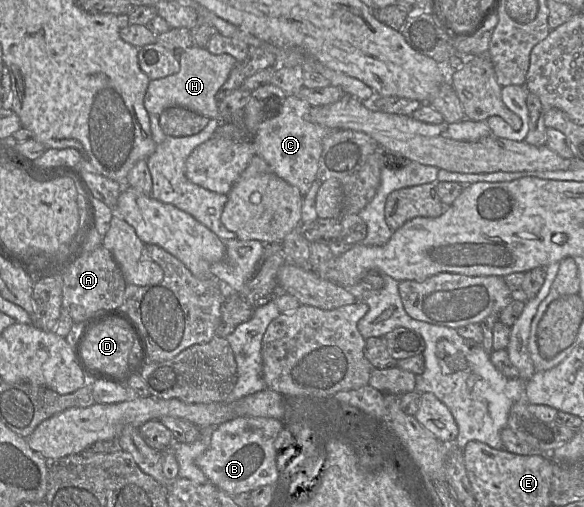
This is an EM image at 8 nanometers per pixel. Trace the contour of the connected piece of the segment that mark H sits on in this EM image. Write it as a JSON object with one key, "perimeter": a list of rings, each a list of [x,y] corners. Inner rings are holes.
{"perimeter":[[[192,46],[179,56],[178,73],[150,80],[144,97],[144,106],[149,114],[160,115],[170,107],[182,107],[209,119],[219,118],[219,102],[216,94],[226,82],[237,60],[229,54],[214,55],[207,48]]]}

